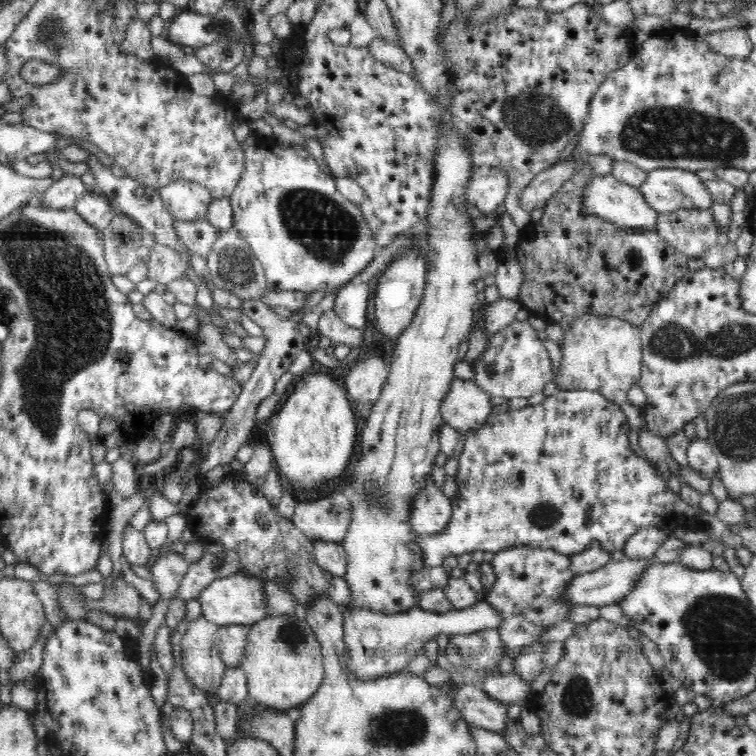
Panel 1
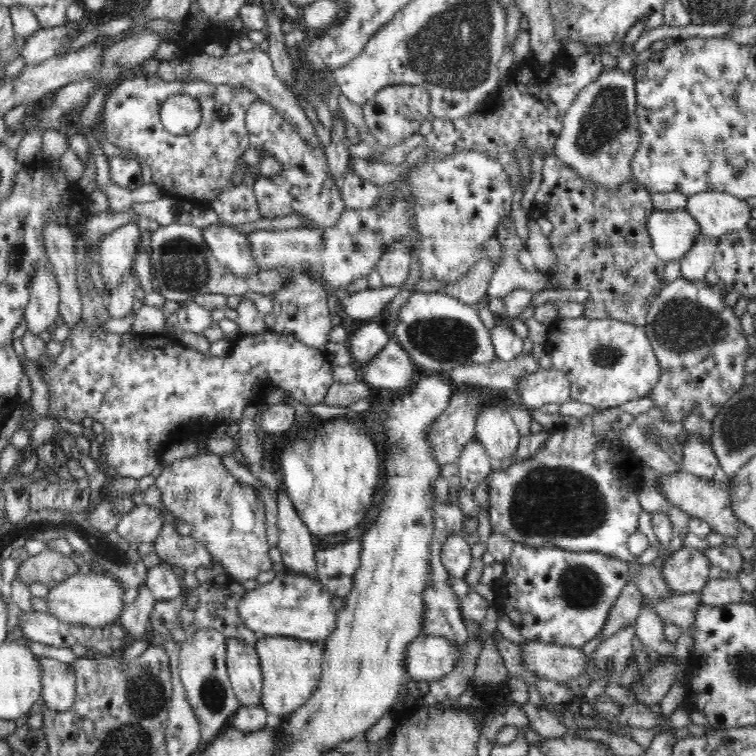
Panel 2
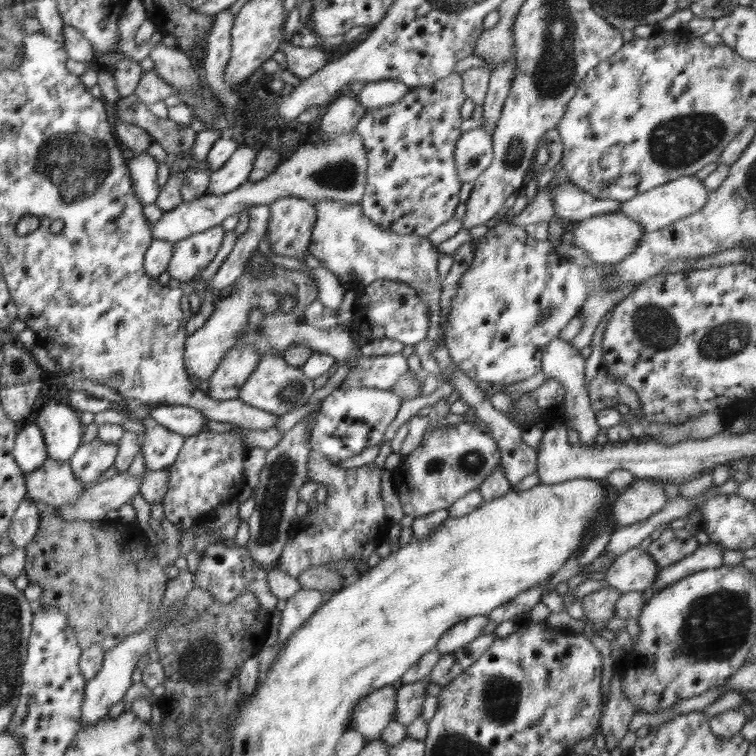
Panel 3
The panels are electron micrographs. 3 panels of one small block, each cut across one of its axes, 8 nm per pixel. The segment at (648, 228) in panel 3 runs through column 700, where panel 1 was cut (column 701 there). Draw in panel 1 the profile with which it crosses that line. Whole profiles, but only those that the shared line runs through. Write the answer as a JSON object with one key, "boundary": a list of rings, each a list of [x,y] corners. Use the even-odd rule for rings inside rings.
{"boundary":[[[658,168],[647,174],[639,191],[659,213],[689,208],[710,209],[714,204],[703,181],[688,170]]]}

